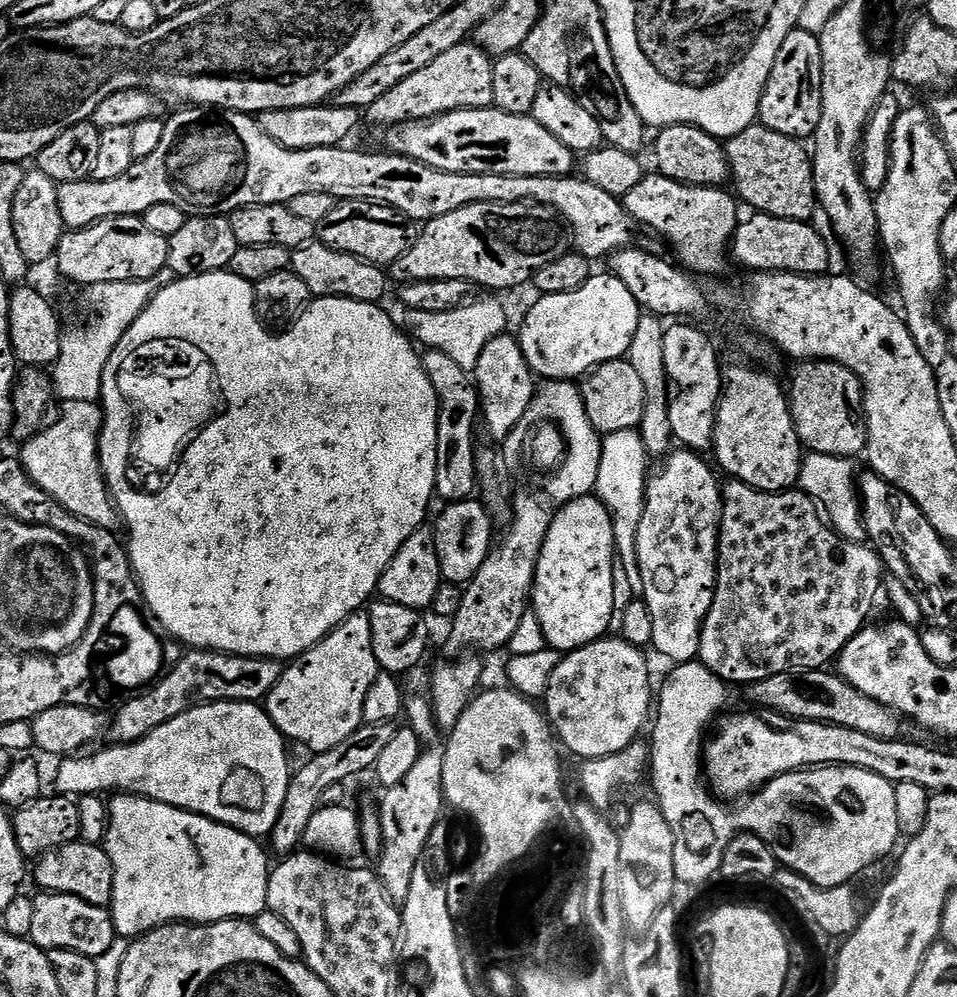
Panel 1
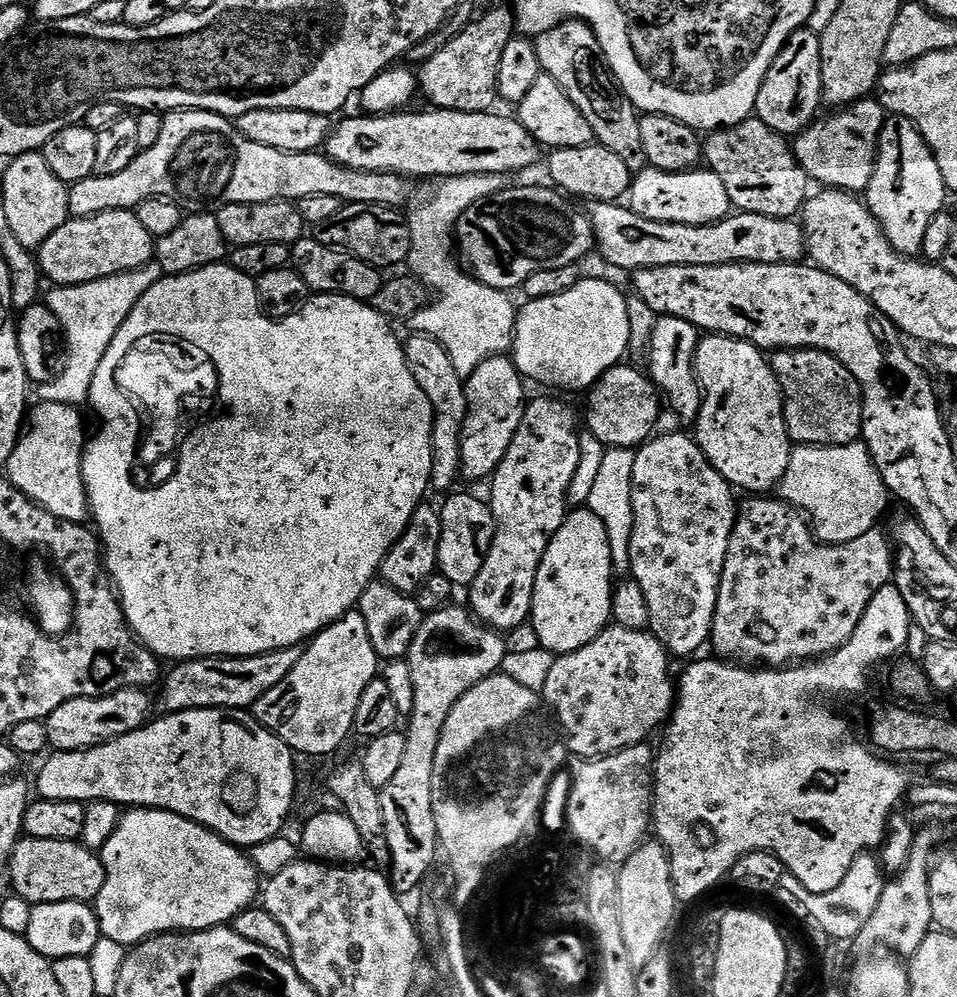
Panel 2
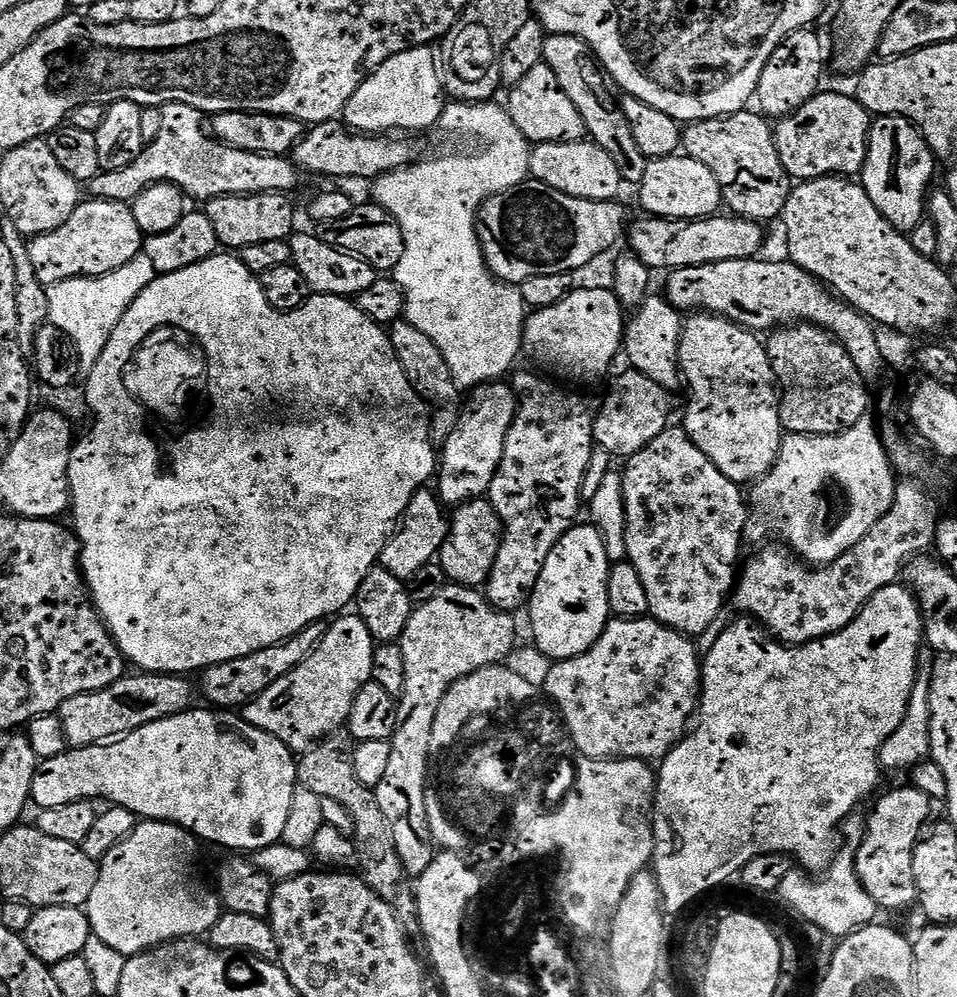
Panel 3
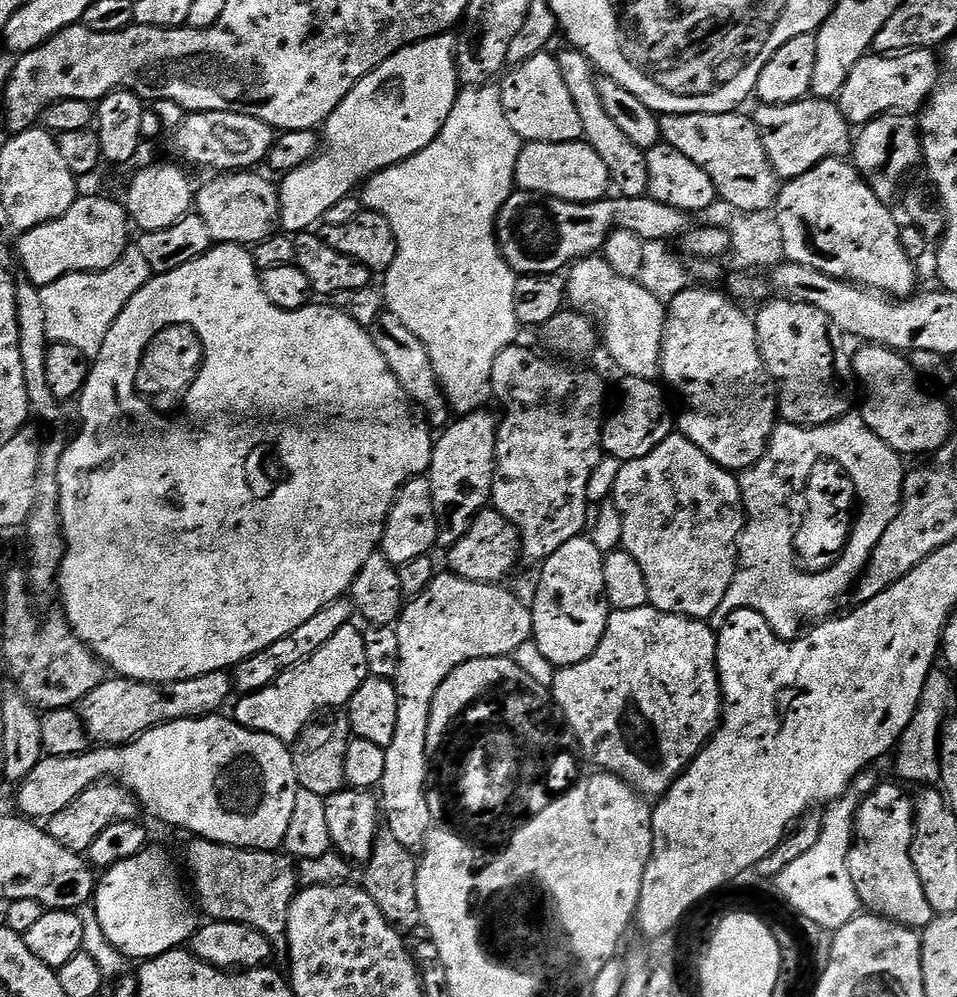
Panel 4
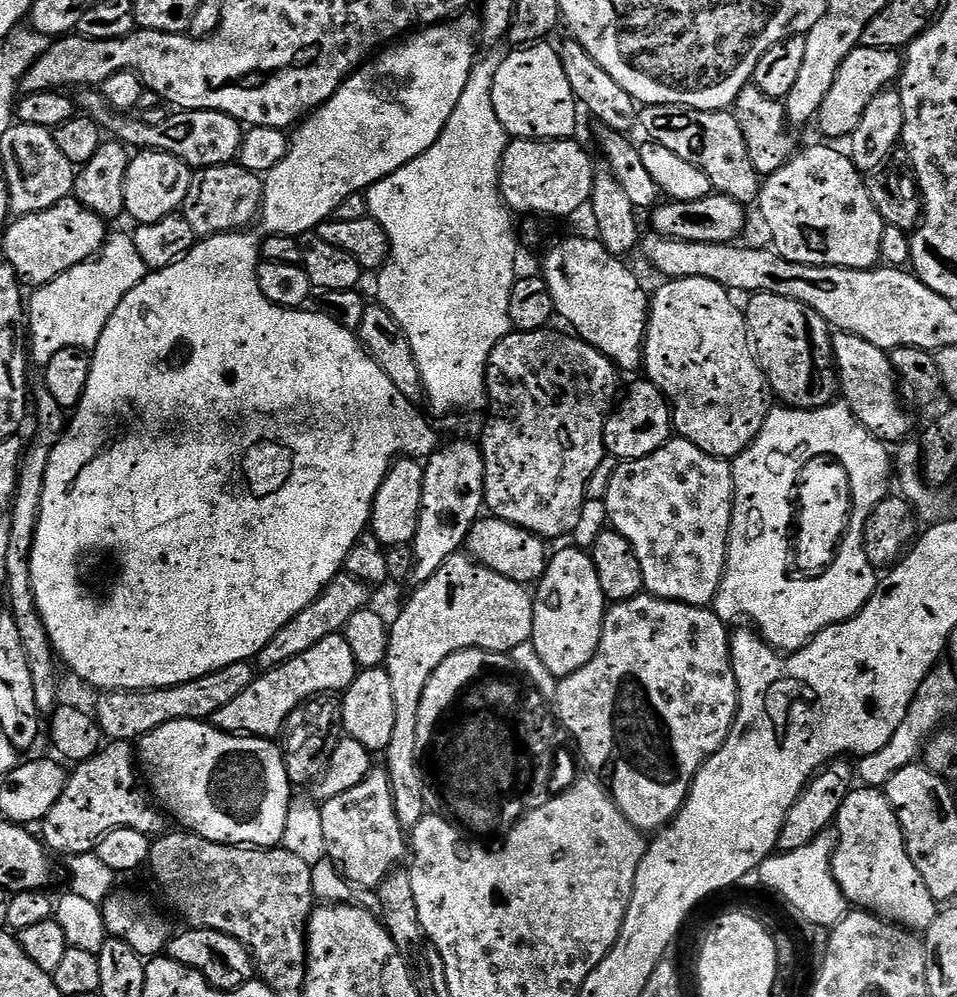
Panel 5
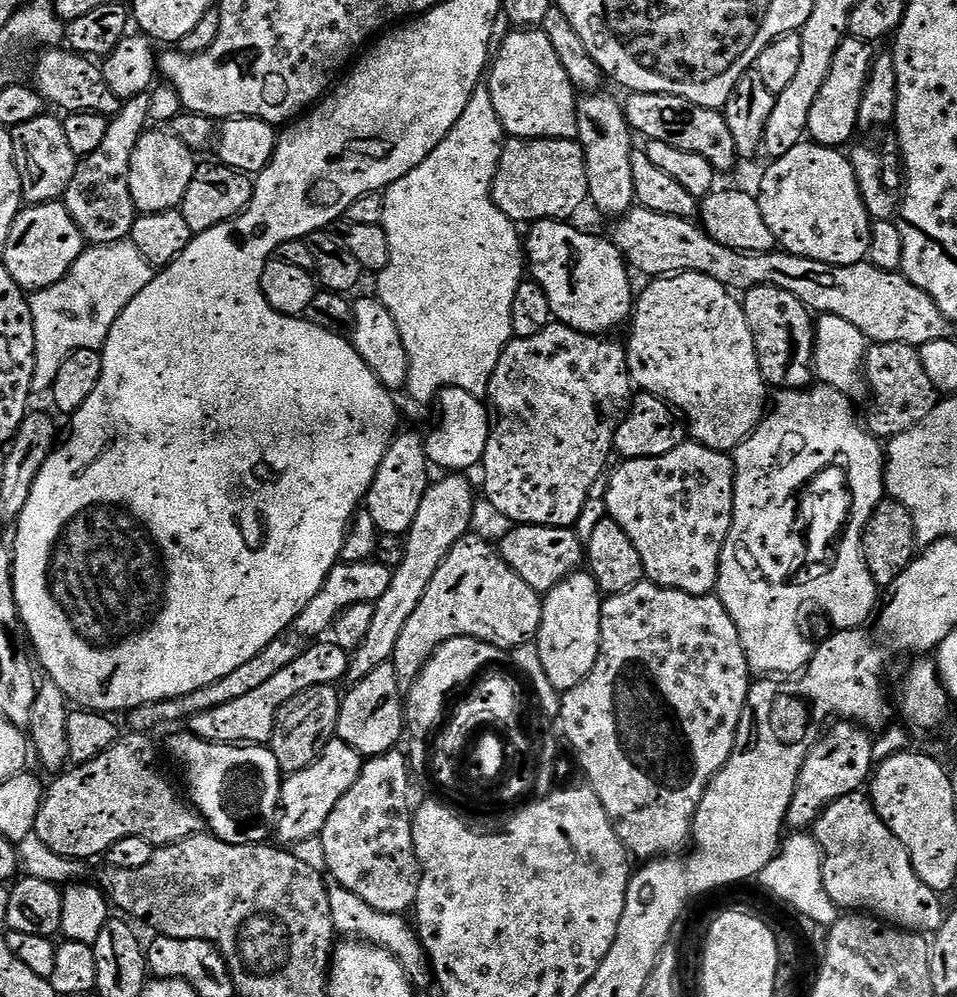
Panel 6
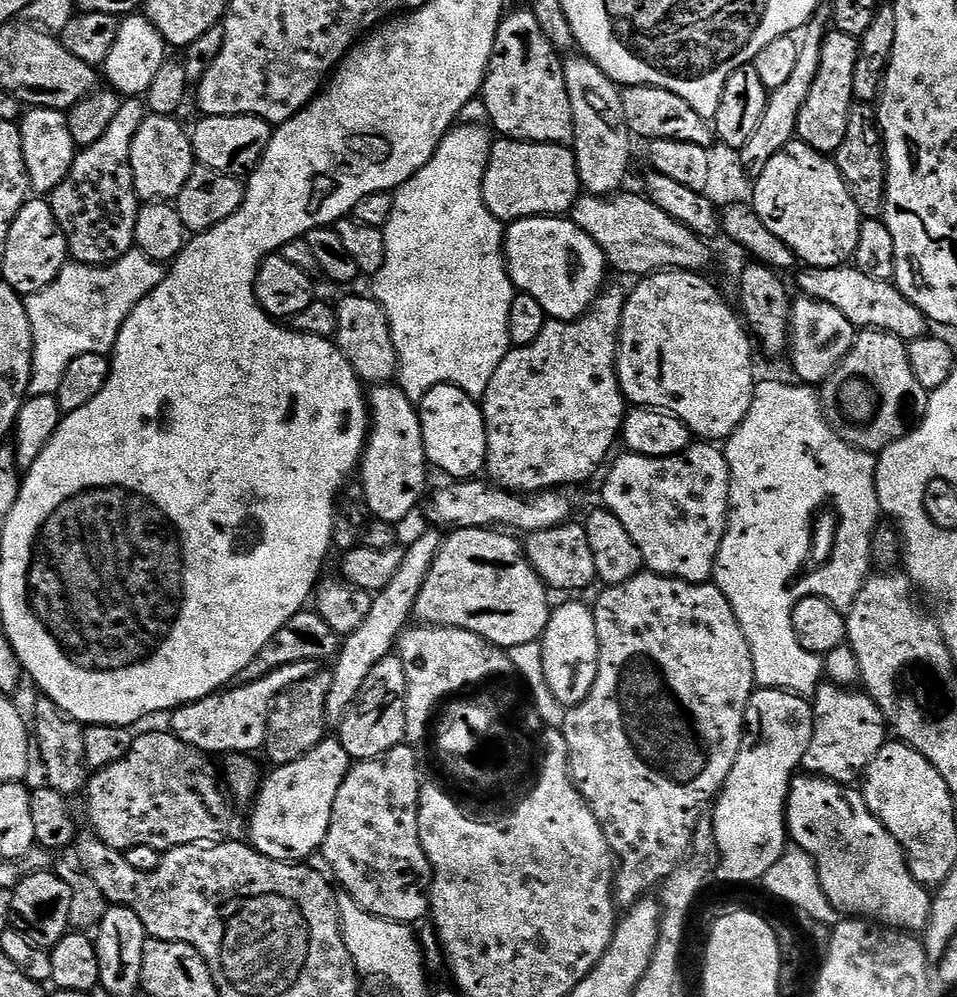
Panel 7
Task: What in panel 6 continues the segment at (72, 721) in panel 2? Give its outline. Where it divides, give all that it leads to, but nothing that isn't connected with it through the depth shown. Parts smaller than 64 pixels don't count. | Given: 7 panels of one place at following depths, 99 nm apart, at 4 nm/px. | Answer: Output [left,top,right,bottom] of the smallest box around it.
[127,634,306,734]

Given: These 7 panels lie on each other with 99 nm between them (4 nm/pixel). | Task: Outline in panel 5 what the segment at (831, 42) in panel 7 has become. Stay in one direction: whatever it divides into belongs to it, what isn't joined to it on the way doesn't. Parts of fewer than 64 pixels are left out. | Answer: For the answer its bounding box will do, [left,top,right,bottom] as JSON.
[818,46,902,142]

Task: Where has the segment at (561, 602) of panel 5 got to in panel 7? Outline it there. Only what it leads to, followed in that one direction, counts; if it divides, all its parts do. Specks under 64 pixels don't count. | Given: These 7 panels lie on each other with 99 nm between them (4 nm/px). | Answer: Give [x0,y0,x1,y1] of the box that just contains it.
[538,598,598,709]

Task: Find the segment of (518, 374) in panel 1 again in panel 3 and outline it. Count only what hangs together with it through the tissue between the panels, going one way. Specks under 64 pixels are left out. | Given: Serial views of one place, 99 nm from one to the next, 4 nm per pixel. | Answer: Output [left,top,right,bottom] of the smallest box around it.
[438,382,517,506]

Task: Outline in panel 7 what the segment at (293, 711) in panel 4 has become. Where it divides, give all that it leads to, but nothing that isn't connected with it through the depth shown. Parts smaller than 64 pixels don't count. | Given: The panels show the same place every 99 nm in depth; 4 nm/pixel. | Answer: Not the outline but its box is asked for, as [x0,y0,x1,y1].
[170,661,318,754]

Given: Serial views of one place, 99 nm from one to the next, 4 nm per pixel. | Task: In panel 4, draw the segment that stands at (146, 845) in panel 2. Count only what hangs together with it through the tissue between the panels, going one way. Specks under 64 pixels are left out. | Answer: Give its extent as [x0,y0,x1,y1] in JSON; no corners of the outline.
[94,848,198,961]

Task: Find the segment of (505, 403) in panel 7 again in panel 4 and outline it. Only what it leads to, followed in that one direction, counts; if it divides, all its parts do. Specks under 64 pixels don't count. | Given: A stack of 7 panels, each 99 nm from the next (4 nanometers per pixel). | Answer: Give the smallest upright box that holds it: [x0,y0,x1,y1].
[490,342,608,562]

